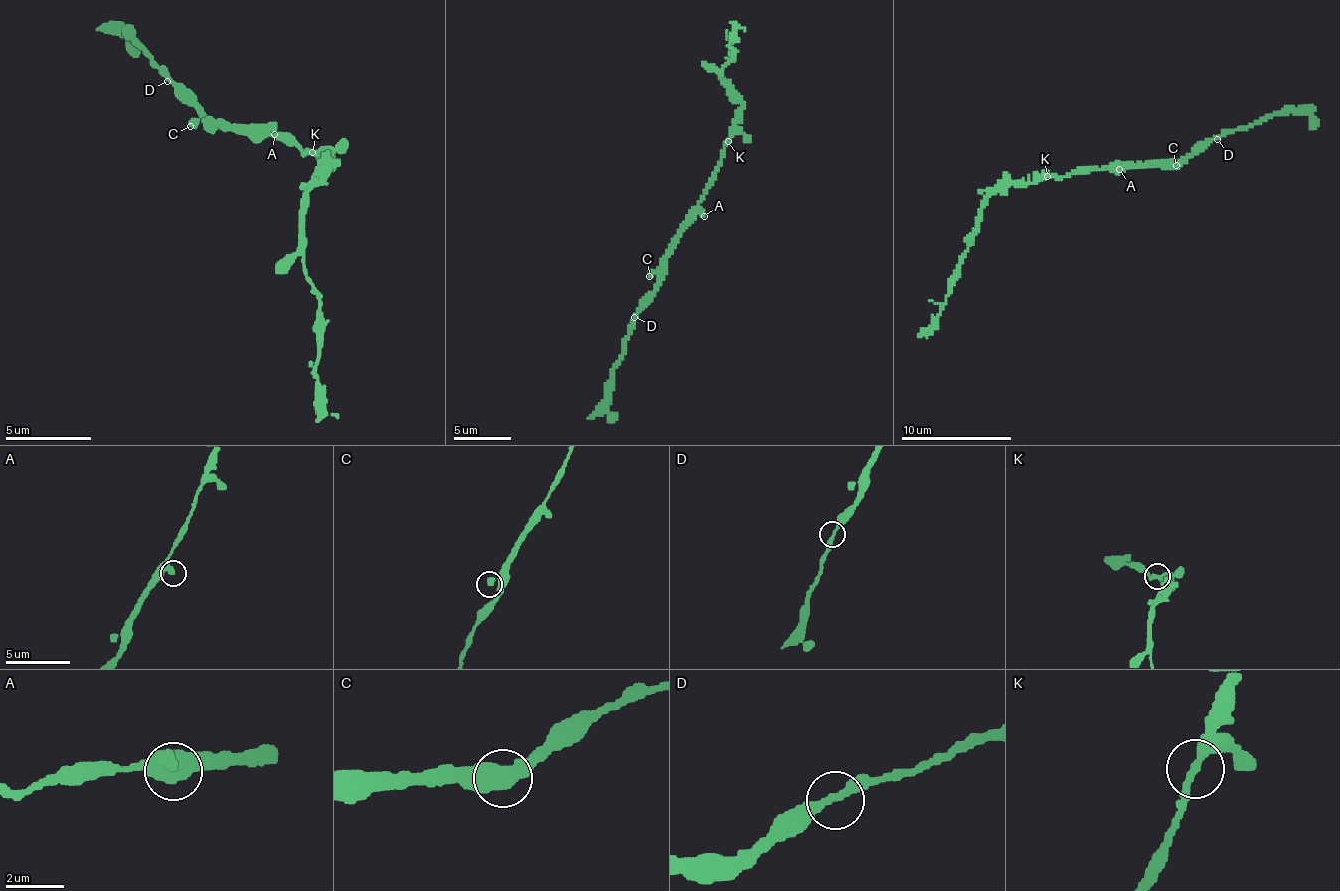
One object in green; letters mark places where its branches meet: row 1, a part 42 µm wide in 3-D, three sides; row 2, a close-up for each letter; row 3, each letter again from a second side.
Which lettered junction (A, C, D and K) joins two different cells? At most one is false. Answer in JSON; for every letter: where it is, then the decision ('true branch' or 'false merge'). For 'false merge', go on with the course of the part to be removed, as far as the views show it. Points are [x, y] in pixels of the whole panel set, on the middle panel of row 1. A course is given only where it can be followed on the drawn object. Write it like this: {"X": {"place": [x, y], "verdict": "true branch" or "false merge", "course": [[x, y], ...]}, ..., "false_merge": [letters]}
{"A": {"place": [704, 216], "verdict": "true branch"}, "C": {"place": [649, 276], "verdict": "true branch"}, "D": {"place": [634, 317], "verdict": "true branch"}, "K": {"place": [728, 141], "verdict": "true branch"}, "false_merge": []}

